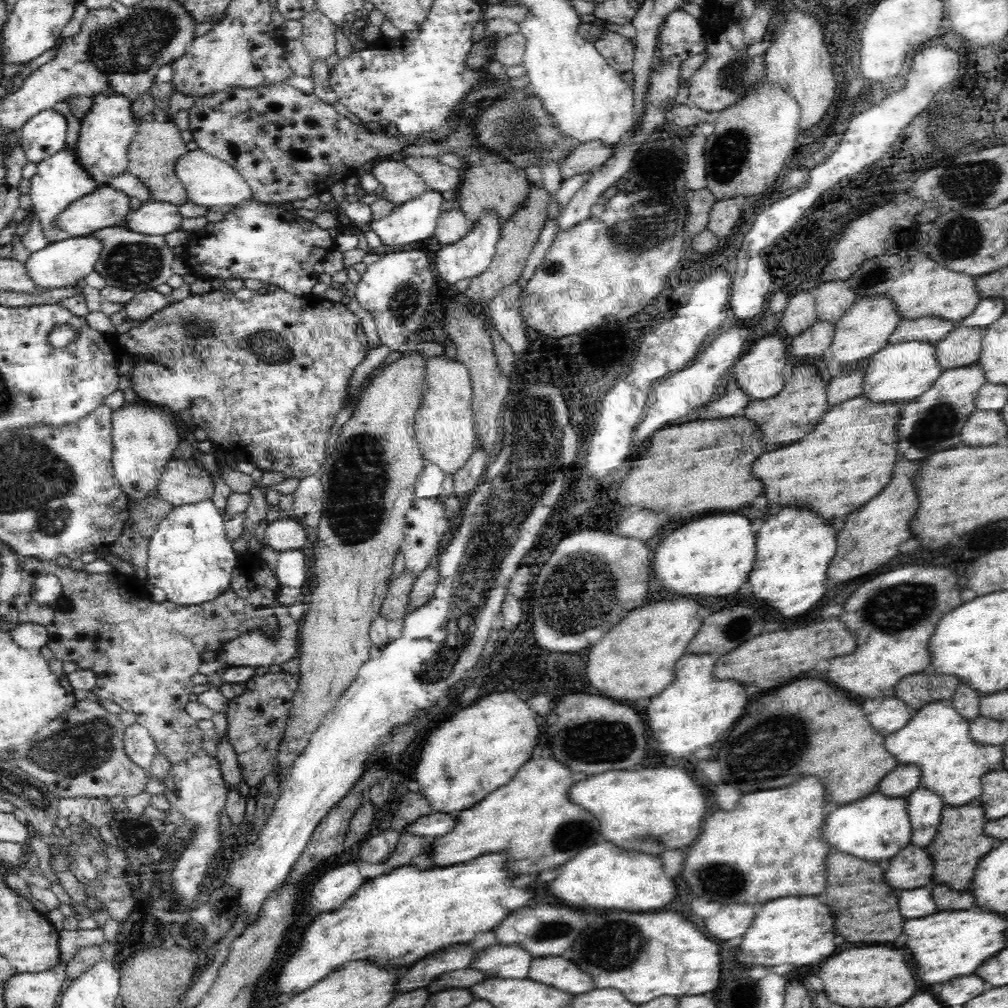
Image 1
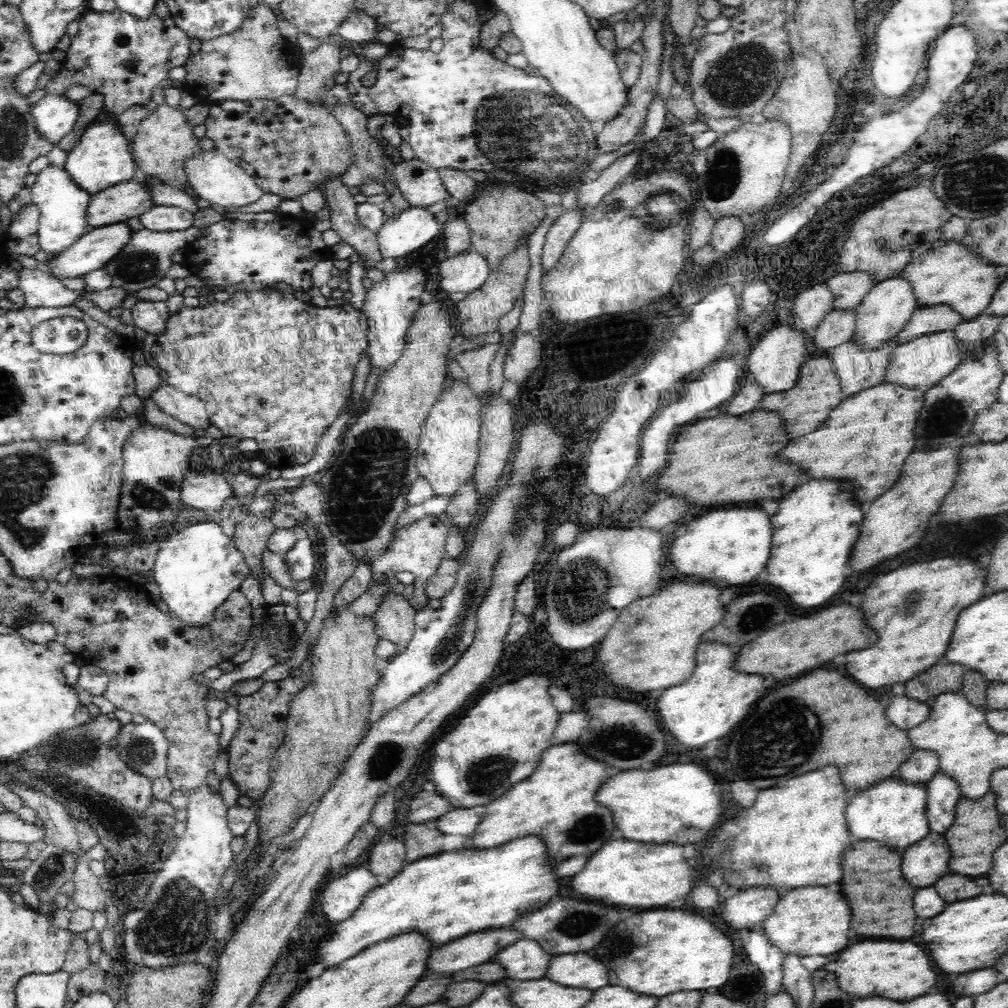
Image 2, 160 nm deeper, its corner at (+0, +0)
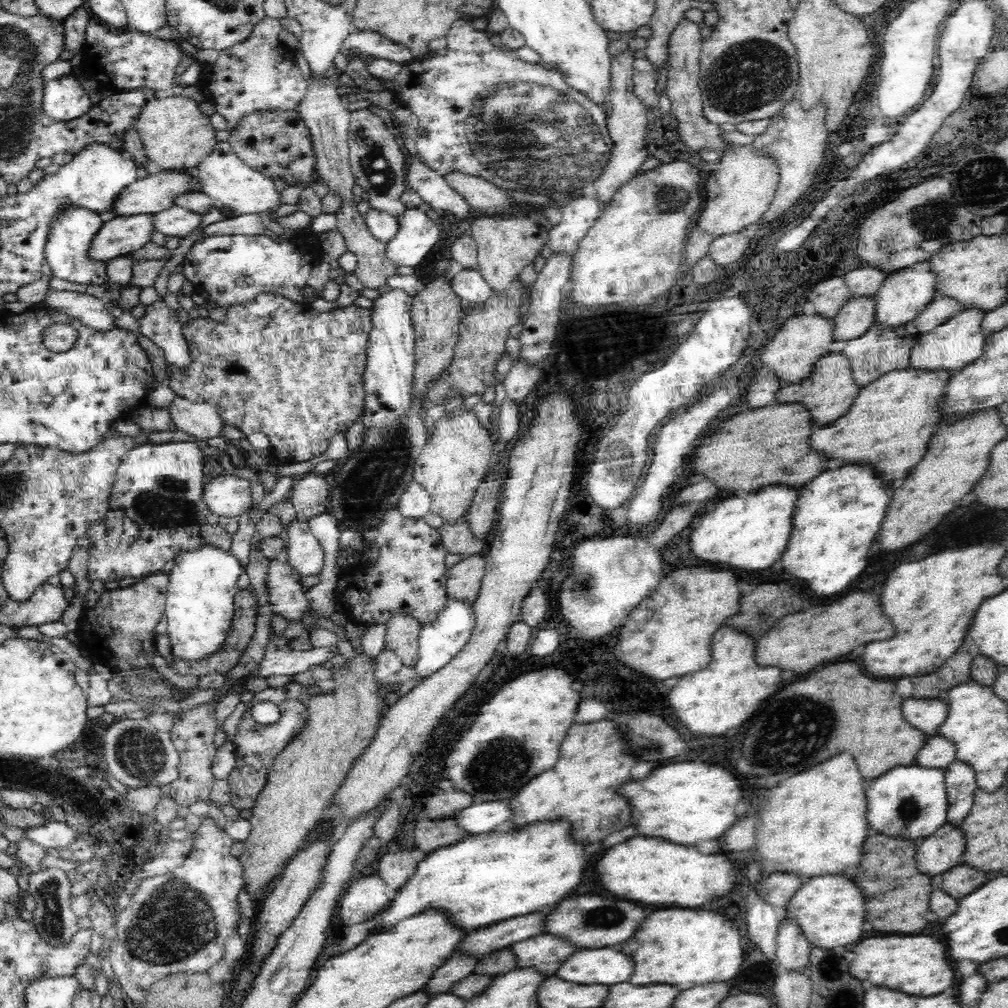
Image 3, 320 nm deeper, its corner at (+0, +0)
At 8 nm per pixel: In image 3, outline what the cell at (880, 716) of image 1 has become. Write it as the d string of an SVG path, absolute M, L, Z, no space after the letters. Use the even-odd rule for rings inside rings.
M911 696L904 702L904 706L900 706L900 712L908 724L927 736L931 736L935 734L936 728L944 722L947 704L945 704L944 697L917 699Z

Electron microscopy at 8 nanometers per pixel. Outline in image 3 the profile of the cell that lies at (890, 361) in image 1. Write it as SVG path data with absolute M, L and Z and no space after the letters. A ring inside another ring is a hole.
M975 307L974 309L961 308L960 312L952 316L948 322L916 338L912 350L909 351L908 366L918 370L947 370L954 373L980 358L987 338L982 331L982 320L986 313L986 310Z

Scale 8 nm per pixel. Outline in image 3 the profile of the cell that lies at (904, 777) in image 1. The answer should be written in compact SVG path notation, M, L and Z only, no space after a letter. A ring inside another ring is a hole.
M932 734L916 755L914 763L926 768L944 769L956 761L956 745L952 740Z

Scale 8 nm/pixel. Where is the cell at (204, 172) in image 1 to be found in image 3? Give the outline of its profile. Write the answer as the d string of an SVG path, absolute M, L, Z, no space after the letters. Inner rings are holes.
M218 141L210 154L196 164L193 171L196 174L199 188L204 194L214 198L223 207L229 207L238 214L256 214L265 210L278 208L282 204L280 192L276 189L274 181L251 169L232 149L228 141Z

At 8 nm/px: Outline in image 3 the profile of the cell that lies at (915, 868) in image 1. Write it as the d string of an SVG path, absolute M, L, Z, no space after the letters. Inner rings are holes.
M944 824L932 836L918 841L916 865L922 873L932 877L942 875L961 863L964 850L960 825Z

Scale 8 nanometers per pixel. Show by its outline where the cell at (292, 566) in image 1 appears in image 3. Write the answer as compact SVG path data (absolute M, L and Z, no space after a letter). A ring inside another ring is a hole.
M294 520L288 524L287 563L301 576L320 574L325 565L325 552L308 522Z

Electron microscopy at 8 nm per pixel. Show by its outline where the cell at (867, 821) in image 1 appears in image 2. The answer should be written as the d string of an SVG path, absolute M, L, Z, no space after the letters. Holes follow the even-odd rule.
M893 776L852 795L845 807L845 828L853 841L880 841L885 848L904 851L922 840L927 832L925 820L926 783L899 782Z

